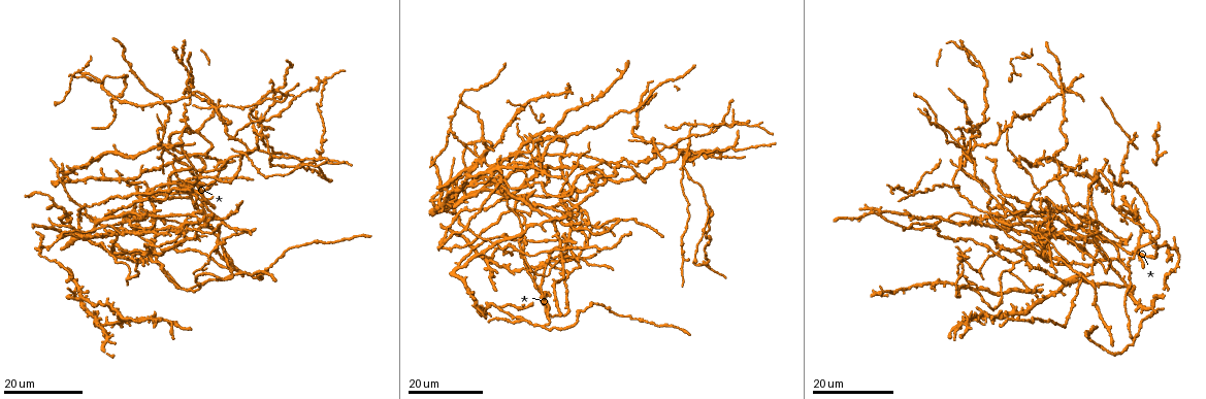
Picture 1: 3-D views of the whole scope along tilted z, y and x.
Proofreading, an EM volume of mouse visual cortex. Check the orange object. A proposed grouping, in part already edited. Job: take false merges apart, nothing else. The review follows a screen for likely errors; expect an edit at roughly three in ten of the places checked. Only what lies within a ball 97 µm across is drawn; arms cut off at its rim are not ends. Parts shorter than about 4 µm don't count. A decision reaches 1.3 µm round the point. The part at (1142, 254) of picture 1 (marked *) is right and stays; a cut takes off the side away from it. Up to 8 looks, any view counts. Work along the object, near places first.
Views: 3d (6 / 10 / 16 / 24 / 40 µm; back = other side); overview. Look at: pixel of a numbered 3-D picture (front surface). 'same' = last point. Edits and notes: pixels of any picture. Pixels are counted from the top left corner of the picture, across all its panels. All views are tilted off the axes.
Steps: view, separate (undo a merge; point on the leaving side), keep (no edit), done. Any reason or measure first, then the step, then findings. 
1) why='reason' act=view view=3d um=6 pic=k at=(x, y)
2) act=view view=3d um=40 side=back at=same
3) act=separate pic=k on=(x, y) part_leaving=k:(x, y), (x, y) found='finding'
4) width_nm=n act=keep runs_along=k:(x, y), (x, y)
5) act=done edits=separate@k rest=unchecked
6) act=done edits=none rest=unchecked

why='four-way junction' act=view view=3d um=24 pic=1 at=(184, 183)

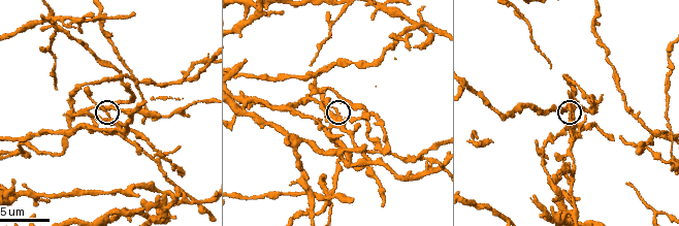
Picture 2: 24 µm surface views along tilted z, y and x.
act=view view=3d um=6 pic=2 at=(569, 120)

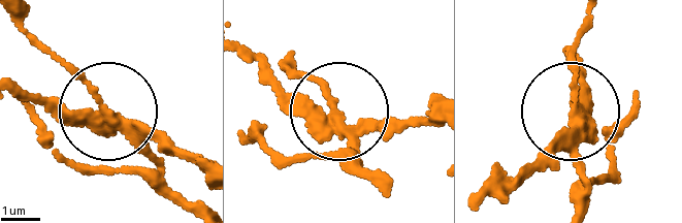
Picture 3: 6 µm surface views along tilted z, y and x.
width_nm=260 act=separate pic=3 on=(584, 180) part_leaving=3:(583, 134), (573, 208) found='a second neuron is stuck on'

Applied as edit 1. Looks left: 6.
why='redraw' act=view view=overview

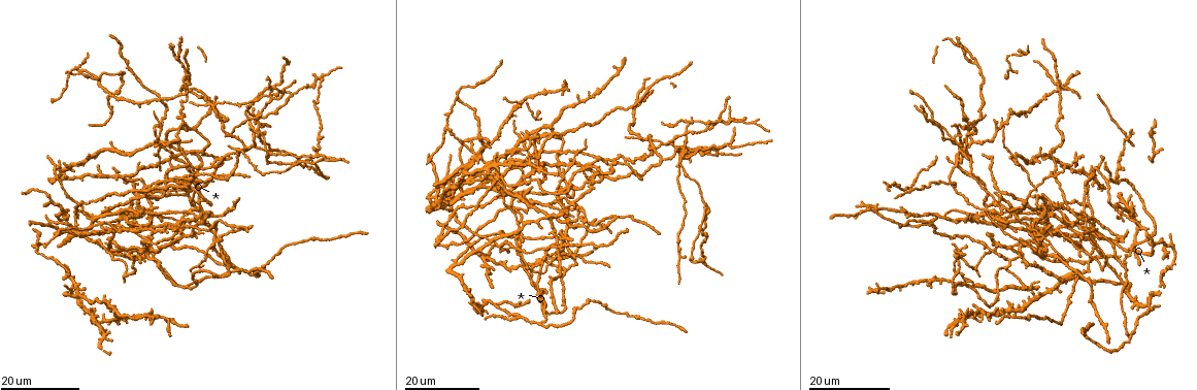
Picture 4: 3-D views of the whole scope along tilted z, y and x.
why='looks like a crossing' act=view view=3d um=24 pic=4 at=(159, 145)

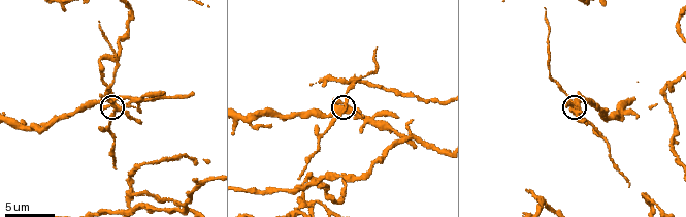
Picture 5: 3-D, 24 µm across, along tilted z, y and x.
act=view view=3d um=10 pic=5 at=(111, 103)

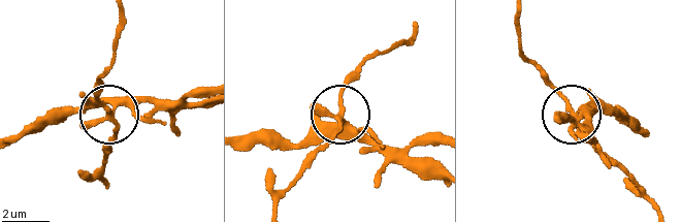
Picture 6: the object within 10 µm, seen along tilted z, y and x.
act=separate pic=6 on=(98, 96) part_leaving=6:(111, 115), (96, 90), (115, 50), (121, 17) found='two neurons meet here'

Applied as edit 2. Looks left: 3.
why='side arm on a straight run' act=view view=3d um=10 pic=2 at=(189, 74)

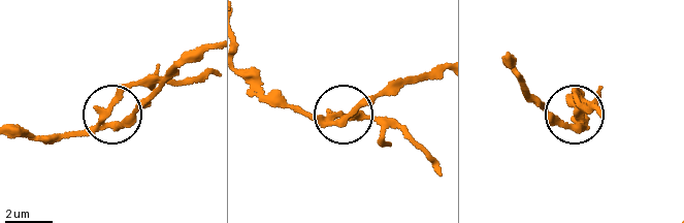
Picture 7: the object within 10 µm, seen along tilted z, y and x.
arms=3 act=keep runs_along=7:(19, 133), (78, 133), (103, 121), (123, 92), (144, 78) found='continuous, no second neuron'

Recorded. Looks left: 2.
why='three-way junction' act=view view=3d um=24 pic=4 at=(548, 253)

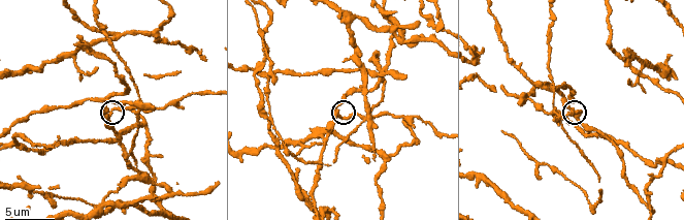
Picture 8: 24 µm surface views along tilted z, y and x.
why='closer look' act=view view=3d um=6 pic=8 at=(338, 113)

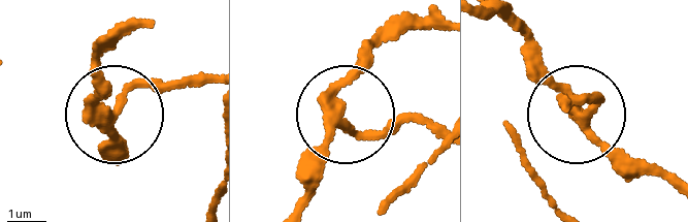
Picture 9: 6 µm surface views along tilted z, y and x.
arms=3 act=separate pic=9 on=(150, 84) part_leaving=9:(337, 122), (374, 136), (415, 120), (435, 126) found='two neurons meet here'

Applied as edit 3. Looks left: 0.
act=done edits=separate@3,separate@6,separate@9 rest=unchecked

